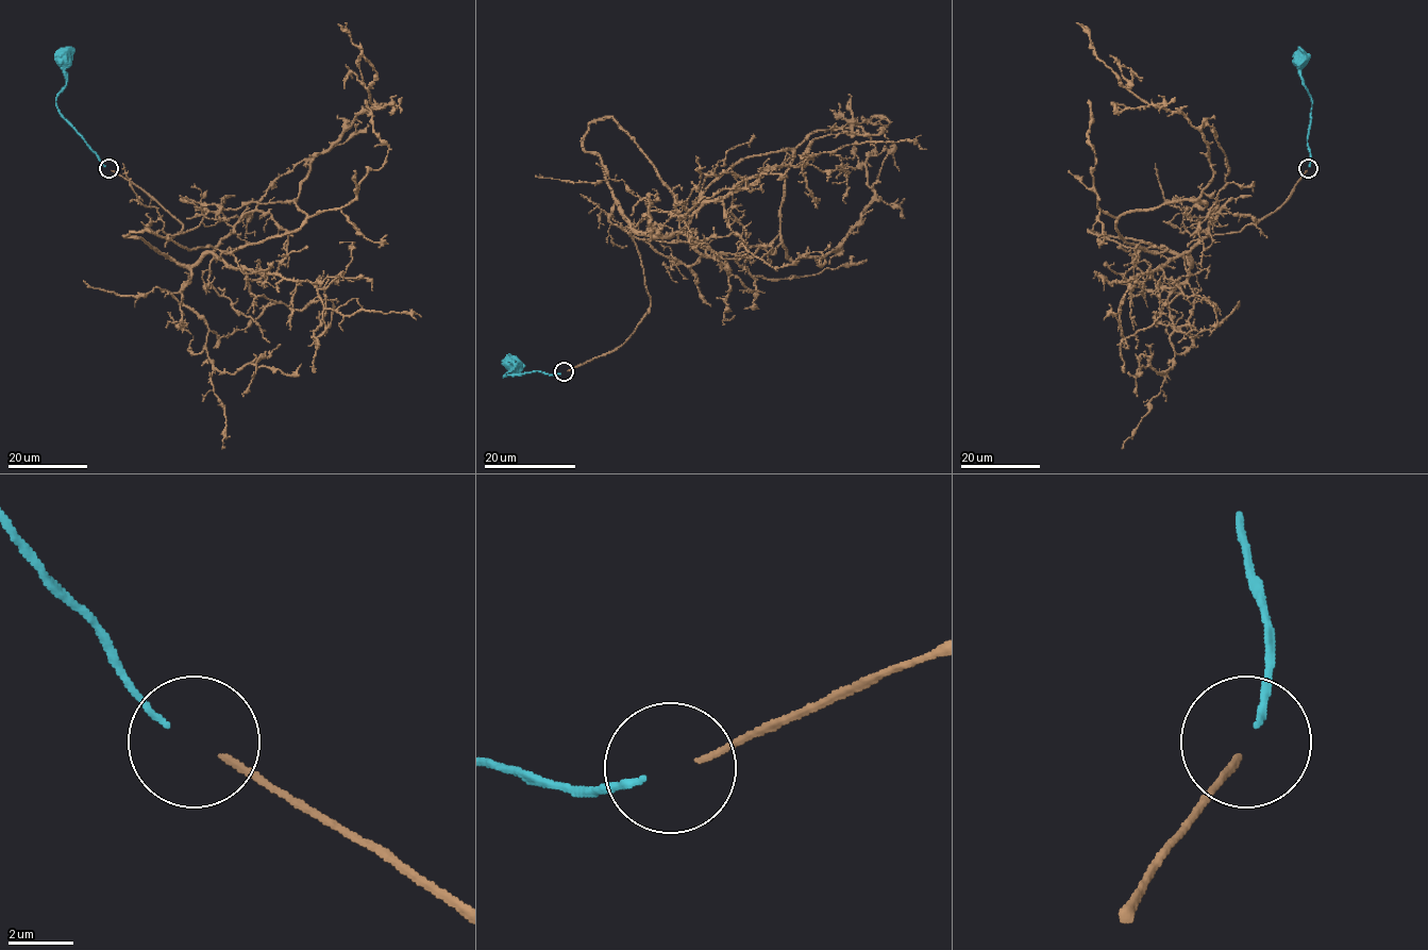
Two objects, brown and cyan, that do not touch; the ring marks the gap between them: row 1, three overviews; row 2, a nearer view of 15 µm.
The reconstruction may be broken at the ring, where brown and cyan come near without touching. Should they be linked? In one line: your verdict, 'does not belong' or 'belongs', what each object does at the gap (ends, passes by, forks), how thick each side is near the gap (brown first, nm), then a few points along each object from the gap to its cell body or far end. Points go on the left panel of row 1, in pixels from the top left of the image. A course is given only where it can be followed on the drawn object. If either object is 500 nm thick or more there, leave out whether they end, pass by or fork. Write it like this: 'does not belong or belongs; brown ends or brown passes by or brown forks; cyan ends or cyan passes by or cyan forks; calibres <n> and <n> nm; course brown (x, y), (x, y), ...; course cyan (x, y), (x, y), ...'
belongs; brown ends; cyan ends; calibres 200 and 190 nm; course brown (111, 170), (182, 223), (167, 239), (206, 213), (238, 219), (219, 206), (294, 201), (375, 105), (345, 22); course cyan (105, 166), (57, 107), (55, 98), (65, 84), (61, 59)

